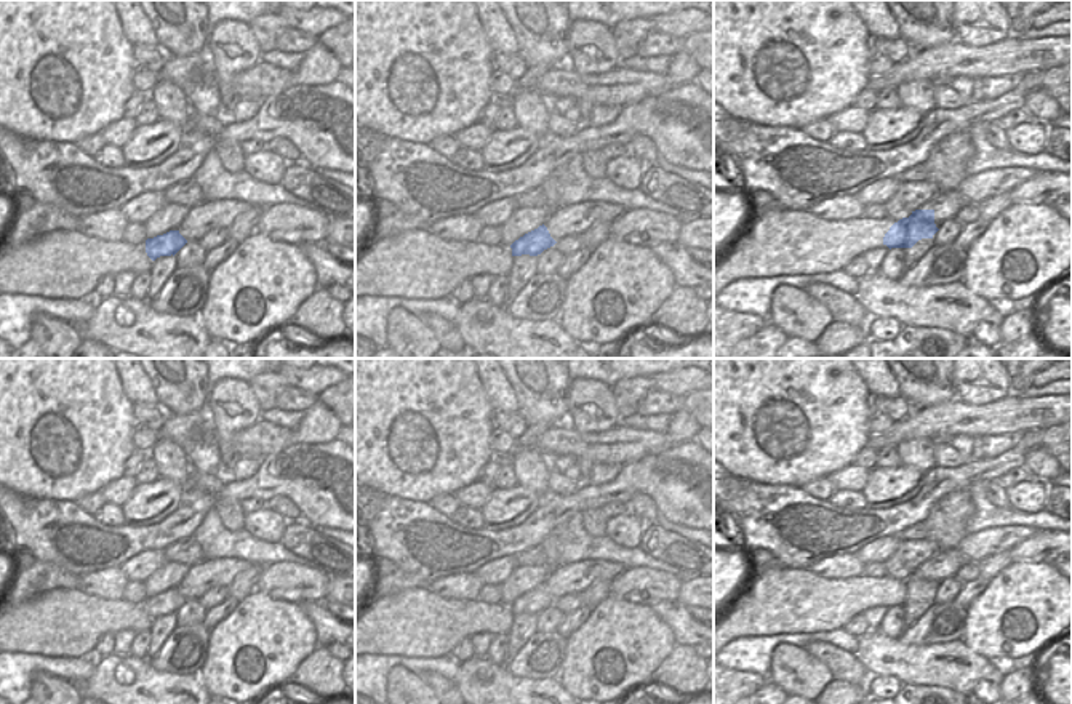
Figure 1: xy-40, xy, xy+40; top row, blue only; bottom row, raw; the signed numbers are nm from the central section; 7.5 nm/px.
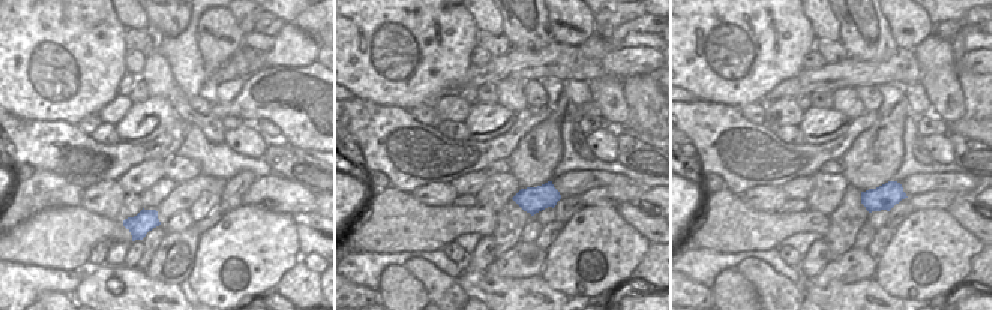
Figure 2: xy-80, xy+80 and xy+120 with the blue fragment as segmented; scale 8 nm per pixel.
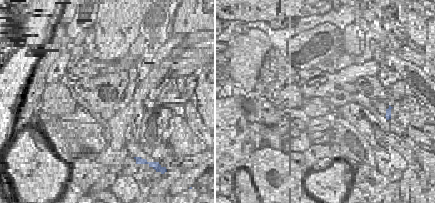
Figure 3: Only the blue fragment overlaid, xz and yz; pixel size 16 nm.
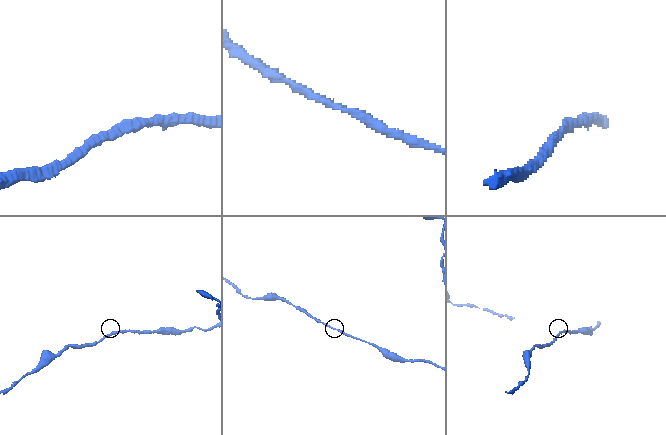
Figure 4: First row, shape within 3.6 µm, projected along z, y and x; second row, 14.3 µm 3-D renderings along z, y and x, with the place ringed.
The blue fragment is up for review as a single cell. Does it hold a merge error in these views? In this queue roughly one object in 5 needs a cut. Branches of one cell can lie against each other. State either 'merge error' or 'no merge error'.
no merge error

